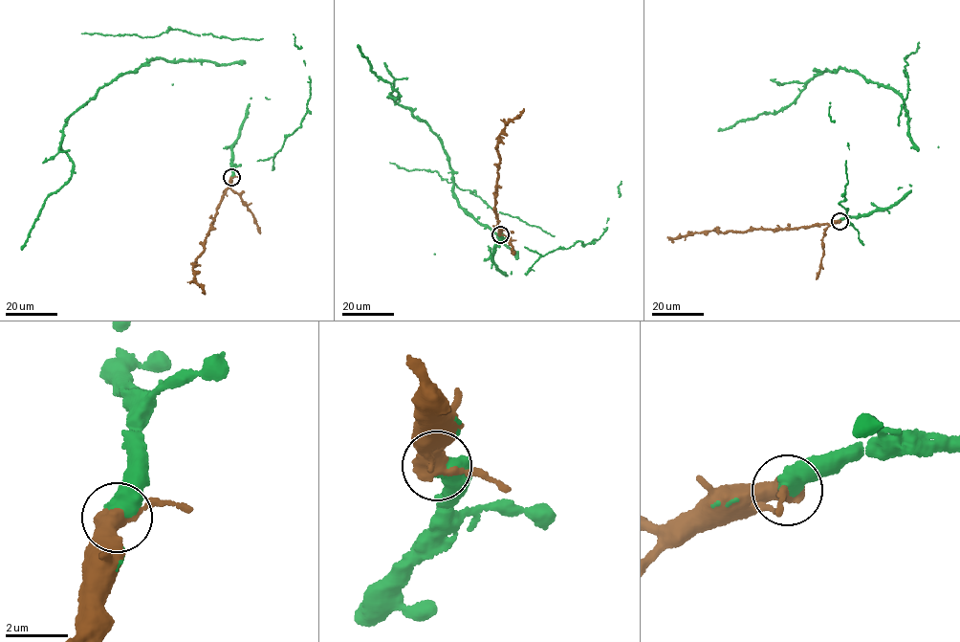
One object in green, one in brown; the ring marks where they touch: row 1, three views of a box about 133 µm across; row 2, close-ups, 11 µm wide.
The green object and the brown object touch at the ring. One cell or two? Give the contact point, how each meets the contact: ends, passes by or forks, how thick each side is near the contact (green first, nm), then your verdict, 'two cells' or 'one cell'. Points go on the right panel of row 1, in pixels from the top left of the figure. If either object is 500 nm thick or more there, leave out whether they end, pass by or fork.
at (840, 221); 600 nm thick on the green side, 400 nm on the other; one cell

